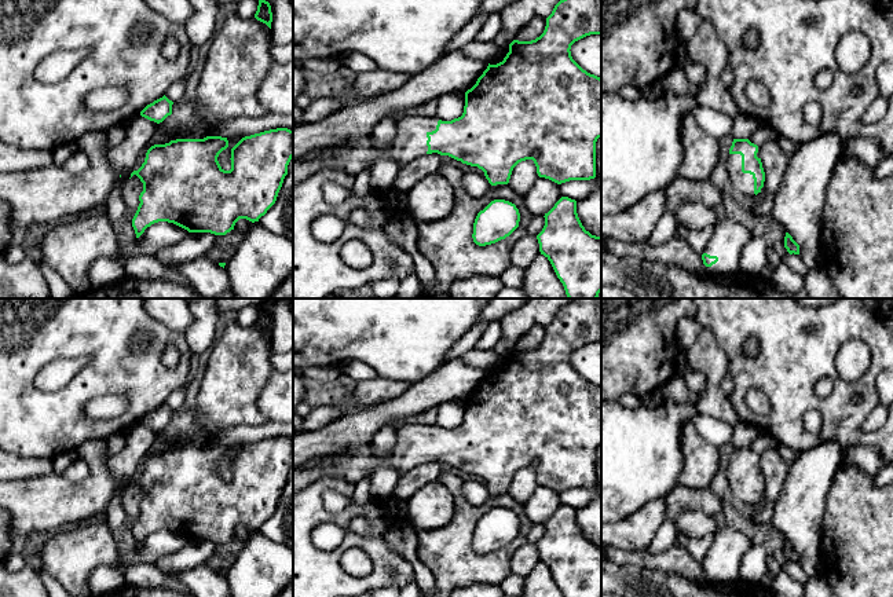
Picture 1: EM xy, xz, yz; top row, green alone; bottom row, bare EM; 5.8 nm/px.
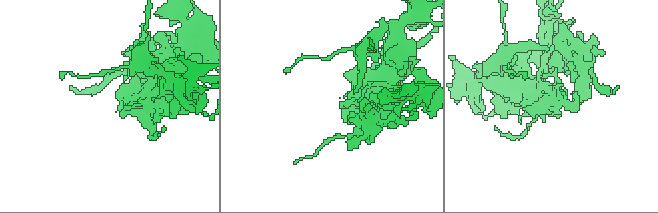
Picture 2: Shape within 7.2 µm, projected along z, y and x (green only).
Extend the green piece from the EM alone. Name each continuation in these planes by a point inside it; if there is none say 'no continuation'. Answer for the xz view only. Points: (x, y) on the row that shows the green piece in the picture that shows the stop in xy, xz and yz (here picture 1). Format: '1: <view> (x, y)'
1: xz (410, 142)

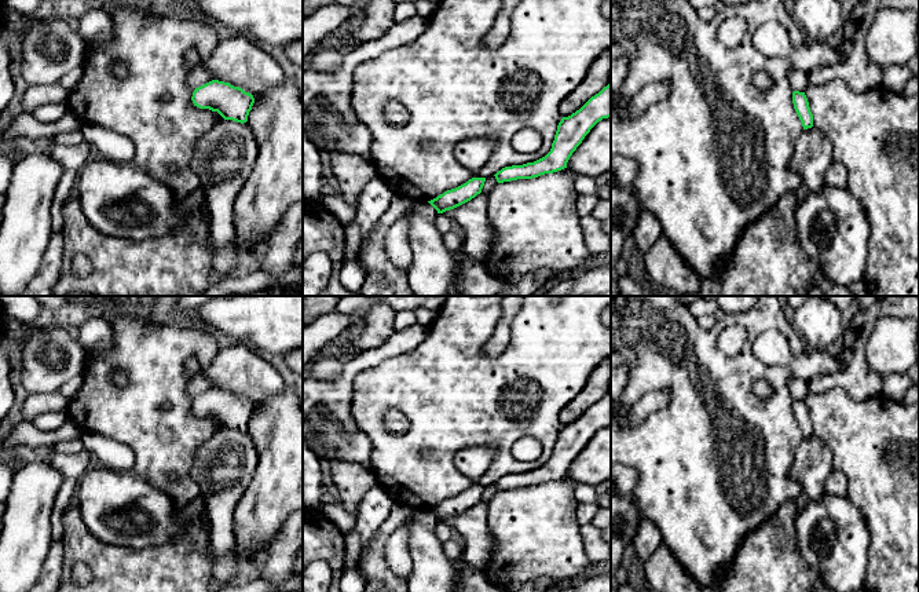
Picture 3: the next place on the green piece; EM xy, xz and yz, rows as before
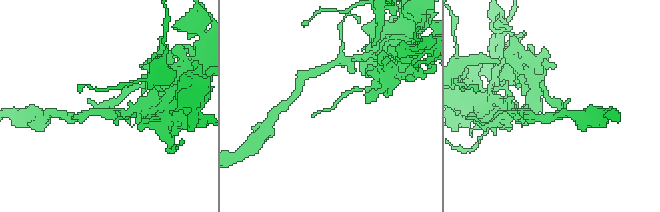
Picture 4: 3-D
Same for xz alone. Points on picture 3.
no continuation

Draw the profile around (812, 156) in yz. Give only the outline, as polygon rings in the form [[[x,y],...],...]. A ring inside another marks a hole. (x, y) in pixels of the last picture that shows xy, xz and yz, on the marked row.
[[[816,127],[803,129],[794,145],[790,169],[802,179],[802,191],[817,193],[825,183],[825,171],[832,162],[832,143]]]

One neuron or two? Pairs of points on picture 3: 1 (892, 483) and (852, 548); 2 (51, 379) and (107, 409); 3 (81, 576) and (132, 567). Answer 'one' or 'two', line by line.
1: two
2: two
3: two

